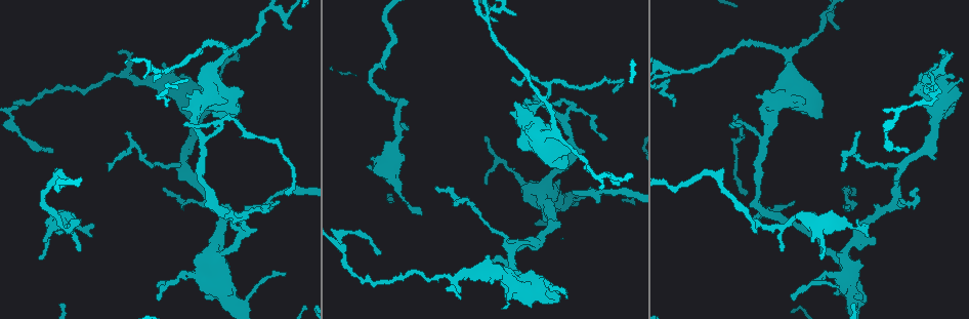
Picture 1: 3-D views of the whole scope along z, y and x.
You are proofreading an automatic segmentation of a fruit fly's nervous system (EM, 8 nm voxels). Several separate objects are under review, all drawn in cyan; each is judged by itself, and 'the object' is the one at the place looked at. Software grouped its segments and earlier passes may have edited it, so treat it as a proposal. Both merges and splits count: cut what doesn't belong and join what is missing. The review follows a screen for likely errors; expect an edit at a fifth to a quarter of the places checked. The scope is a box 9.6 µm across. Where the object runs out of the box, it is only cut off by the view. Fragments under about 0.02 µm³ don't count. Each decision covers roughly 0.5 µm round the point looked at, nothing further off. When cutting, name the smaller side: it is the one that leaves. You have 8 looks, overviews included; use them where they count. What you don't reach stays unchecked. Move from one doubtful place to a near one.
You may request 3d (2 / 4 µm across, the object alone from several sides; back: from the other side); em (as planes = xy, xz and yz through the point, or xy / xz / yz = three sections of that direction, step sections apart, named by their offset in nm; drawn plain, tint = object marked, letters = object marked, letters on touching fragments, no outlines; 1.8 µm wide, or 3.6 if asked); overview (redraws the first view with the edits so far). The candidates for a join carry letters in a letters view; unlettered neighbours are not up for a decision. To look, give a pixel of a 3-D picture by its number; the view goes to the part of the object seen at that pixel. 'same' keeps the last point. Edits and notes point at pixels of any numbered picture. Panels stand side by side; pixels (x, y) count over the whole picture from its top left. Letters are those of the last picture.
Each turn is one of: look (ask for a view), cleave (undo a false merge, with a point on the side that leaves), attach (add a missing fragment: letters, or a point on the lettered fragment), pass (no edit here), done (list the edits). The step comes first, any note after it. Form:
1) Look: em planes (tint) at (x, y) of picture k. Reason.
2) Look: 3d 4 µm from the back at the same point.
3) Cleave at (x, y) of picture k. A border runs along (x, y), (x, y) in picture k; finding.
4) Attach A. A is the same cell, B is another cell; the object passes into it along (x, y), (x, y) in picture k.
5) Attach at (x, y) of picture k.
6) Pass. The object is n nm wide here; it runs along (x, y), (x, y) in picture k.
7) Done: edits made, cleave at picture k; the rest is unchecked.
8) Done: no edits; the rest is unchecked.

Look: em planes (letters) at (71, 228) of picture 1. Sharp bend.

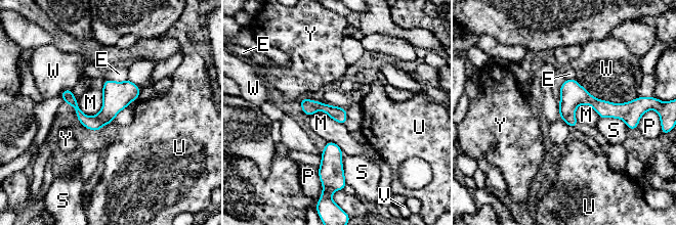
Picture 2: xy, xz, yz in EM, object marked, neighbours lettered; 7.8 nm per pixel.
Pass. E, M, P, S, U, V, W and Y are other cells; it runs along (137, 93), (99, 120), (86, 120), (64, 94) in picture 2; continuous, no second neuron.

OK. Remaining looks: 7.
Look: em planes (letters) at (368, 166) of picture 1.

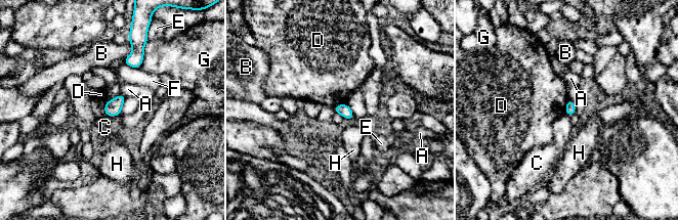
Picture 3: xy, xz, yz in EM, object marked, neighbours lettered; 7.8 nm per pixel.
Pass. A, B, C, D, E, F, G and H are other cells; a border runs along (567, 98), (564, 113) in picture 3; no lettered fragment goes on from it.

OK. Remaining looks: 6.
Look: 3d 4 µm at (563, 117) of picture 1. A fork.

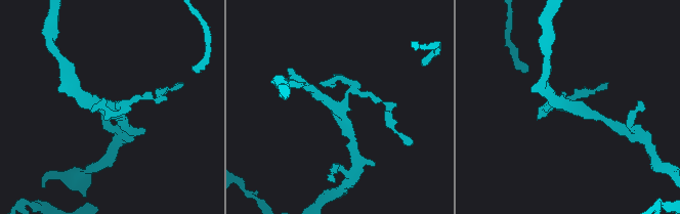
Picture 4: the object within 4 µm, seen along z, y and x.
Look: em xy step 8 (tint) at (110, 107) of picture 4. Now the EM.

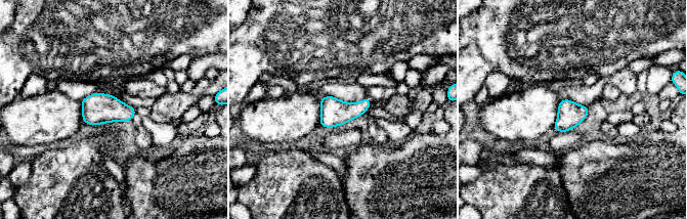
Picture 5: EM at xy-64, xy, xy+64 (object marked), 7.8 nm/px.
Look: em xz step 4 (letters) at the same point.

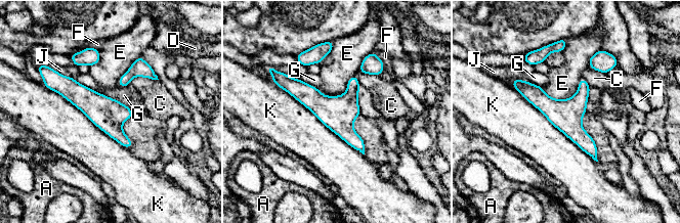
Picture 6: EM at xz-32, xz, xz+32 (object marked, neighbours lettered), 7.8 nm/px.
Pass. A, C, D, E, F, G, J and K are other cells; a border runs along (280, 72), (298, 79) in picture 6; all the same neuron.

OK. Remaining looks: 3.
Look: em xz step 8 (letters) at (244, 207) of picture 1. Free end.

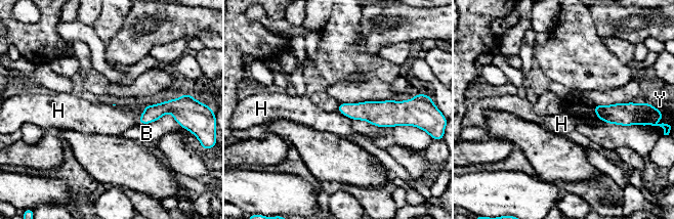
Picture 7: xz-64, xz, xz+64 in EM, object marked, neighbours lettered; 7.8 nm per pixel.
Pass. B, H and Y are other cells; a border runs along (162, 102), (146, 104), (137, 124) in picture 7; none of them fits.

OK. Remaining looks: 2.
Done: no edits; the rest is unchecked.

